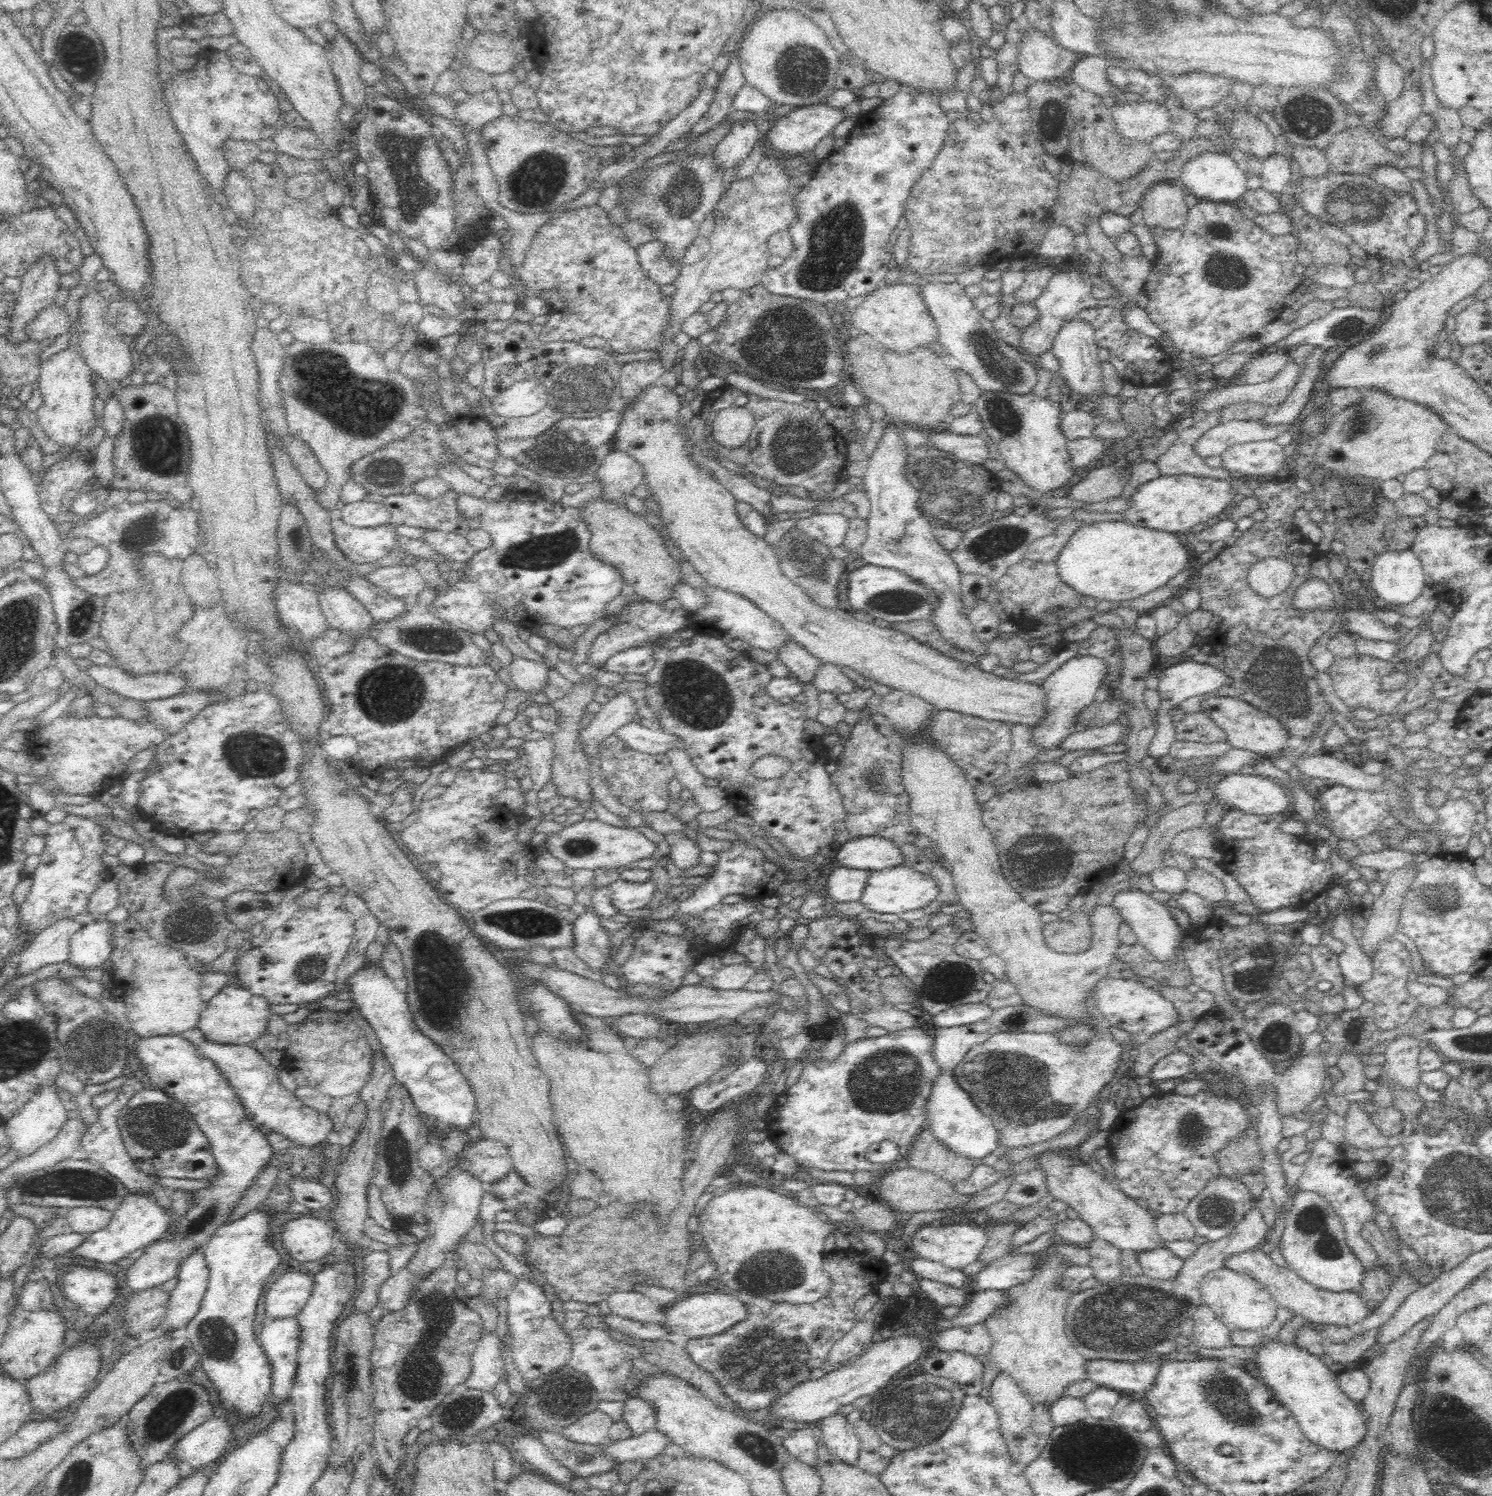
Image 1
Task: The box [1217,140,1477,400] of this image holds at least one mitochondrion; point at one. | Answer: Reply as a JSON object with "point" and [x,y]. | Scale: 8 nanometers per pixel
{"point":[1362,205]}

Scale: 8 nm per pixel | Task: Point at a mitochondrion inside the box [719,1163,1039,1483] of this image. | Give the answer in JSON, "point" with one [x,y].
{"point":[763,1360]}

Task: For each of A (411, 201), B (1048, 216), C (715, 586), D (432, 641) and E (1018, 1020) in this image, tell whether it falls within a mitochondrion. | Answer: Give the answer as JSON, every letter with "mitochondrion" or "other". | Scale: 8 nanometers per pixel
{"A":"mitochondrion","B":"other","C":"other","D":"mitochondrion","E":"mitochondrion"}

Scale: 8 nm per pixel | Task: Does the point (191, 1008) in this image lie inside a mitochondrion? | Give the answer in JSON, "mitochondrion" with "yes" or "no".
{"mitochondrion":"no"}

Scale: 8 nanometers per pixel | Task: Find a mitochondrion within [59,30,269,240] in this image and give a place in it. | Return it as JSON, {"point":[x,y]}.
{"point":[84,60]}

